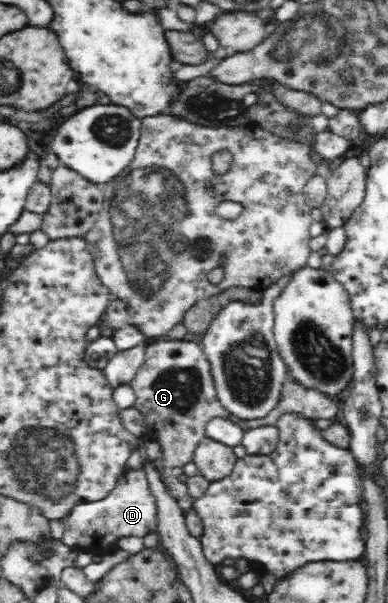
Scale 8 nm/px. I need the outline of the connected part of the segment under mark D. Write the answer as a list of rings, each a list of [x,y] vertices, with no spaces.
[[[138,469],[124,474],[107,498],[74,506],[68,515],[62,518],[62,522],[65,528],[62,541],[67,546],[85,553],[89,548],[95,548],[93,552],[109,550],[120,538],[143,538],[154,532],[157,526],[157,507],[145,471]]]

